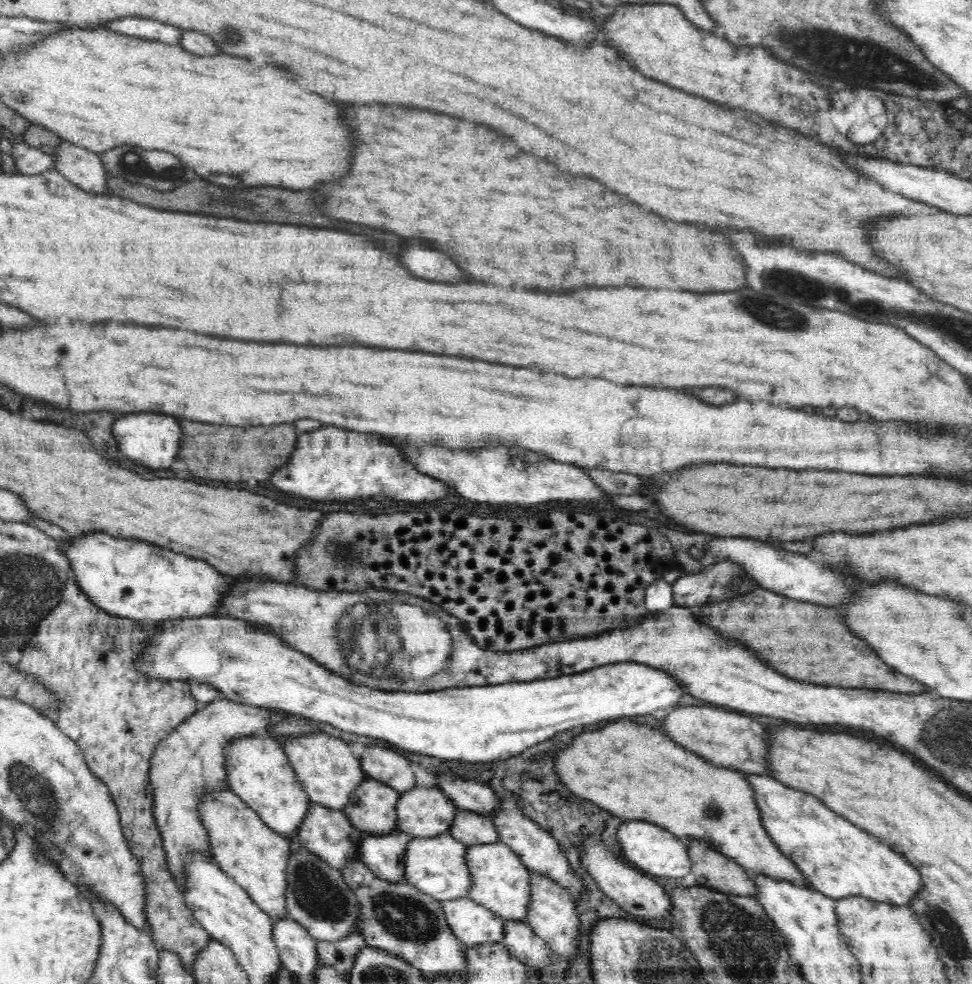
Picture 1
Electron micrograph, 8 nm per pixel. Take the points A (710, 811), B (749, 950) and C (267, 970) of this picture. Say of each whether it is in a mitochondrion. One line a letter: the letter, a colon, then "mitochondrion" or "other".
A: mitochondrion
B: mitochondrion
C: other

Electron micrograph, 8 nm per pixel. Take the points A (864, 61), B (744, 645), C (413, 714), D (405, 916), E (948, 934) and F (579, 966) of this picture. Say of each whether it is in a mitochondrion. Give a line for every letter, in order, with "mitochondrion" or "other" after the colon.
A: mitochondrion
B: other
C: other
D: mitochondrion
E: mitochondrion
F: other

